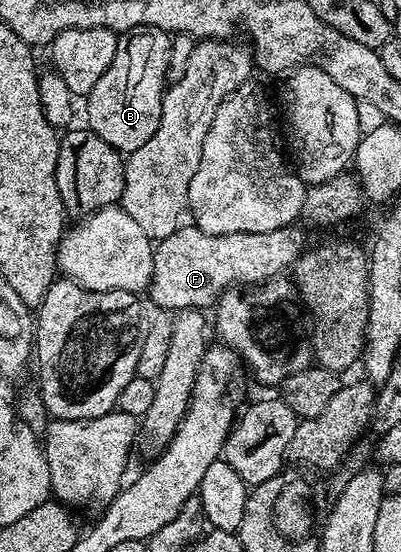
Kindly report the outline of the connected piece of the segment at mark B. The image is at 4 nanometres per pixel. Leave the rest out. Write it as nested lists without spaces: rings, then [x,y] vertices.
[[[136,25],[120,37],[110,67],[102,71],[102,79],[86,95],[88,101],[87,128],[106,139],[121,155],[138,151],[150,135],[158,131],[162,119],[162,103],[166,92],[166,67],[170,63],[171,36],[158,27]]]

